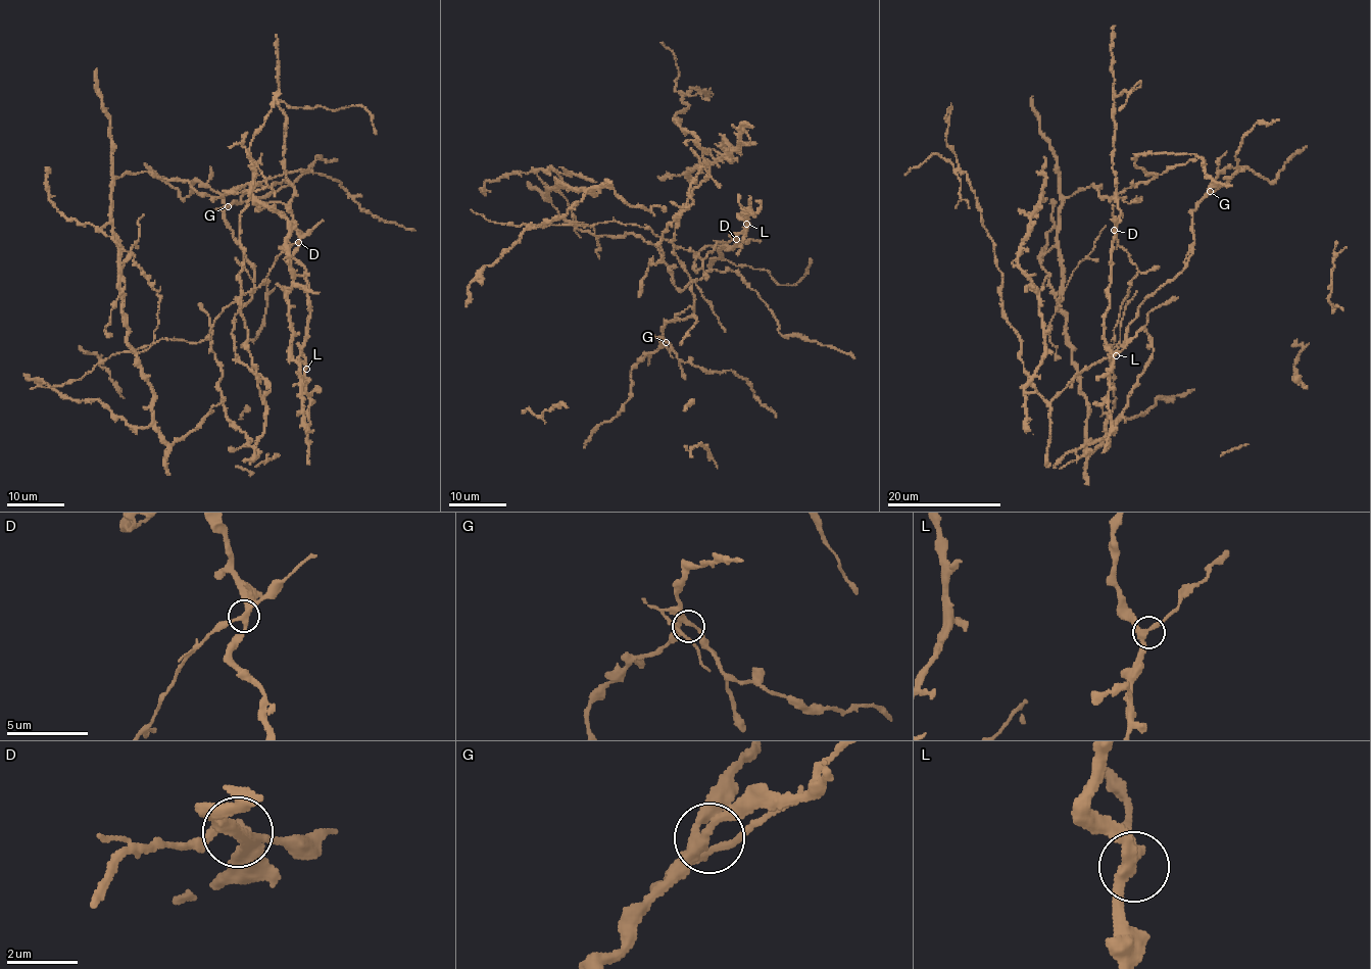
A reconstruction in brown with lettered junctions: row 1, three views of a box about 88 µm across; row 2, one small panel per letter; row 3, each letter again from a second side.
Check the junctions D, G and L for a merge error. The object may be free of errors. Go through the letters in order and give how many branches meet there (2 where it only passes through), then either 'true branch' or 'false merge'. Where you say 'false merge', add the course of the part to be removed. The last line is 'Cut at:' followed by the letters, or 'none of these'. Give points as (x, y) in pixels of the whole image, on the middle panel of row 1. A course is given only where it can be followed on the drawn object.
D: branches 3; false merge; course (735, 240), (720, 241), (703, 258), (630, 224), (519, 226), (489, 222), (470, 209)
G: branches 3; true branch
L: branches 3; true branch
Cut at: D

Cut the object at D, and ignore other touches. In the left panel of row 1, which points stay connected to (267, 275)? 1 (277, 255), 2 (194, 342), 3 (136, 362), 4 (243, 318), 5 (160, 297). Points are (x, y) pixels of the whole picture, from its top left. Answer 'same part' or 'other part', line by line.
1: same part
2: same part
3: other part
4: other part
5: same part

